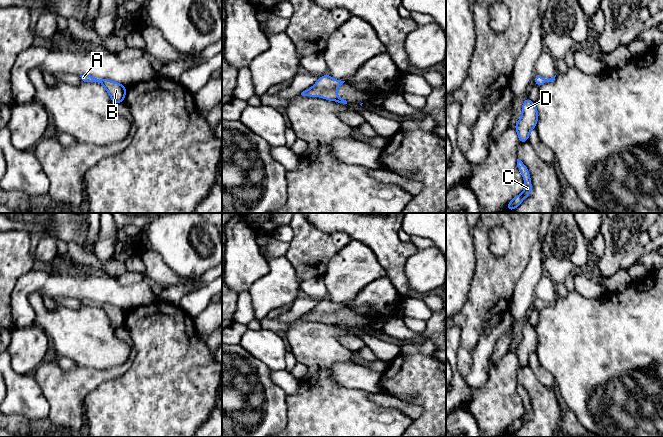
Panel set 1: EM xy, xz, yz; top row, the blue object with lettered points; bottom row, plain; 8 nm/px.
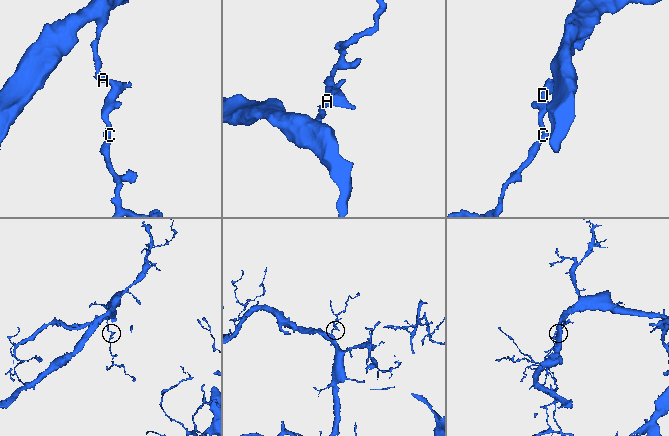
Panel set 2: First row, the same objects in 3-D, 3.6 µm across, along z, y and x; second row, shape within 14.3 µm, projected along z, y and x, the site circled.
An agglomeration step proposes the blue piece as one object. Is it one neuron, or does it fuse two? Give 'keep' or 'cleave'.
keep

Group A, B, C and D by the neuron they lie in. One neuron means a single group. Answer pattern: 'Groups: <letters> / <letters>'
Groups: A B C D

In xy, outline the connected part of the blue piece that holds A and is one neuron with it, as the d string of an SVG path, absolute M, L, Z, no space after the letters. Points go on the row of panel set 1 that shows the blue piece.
M87 74L80 75L80 77L84 82L100 83L106 89L112 102L115 105L123 102L125 100L127 86L124 86L124 85L117 83L115 81L112 81L110 79L100 79L99 80L99 79L97 79L91 75L87 75Z

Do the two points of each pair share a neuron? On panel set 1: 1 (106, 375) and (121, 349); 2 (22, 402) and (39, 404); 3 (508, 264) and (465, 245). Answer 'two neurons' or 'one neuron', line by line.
1: two neurons
2: one neuron
3: two neurons

